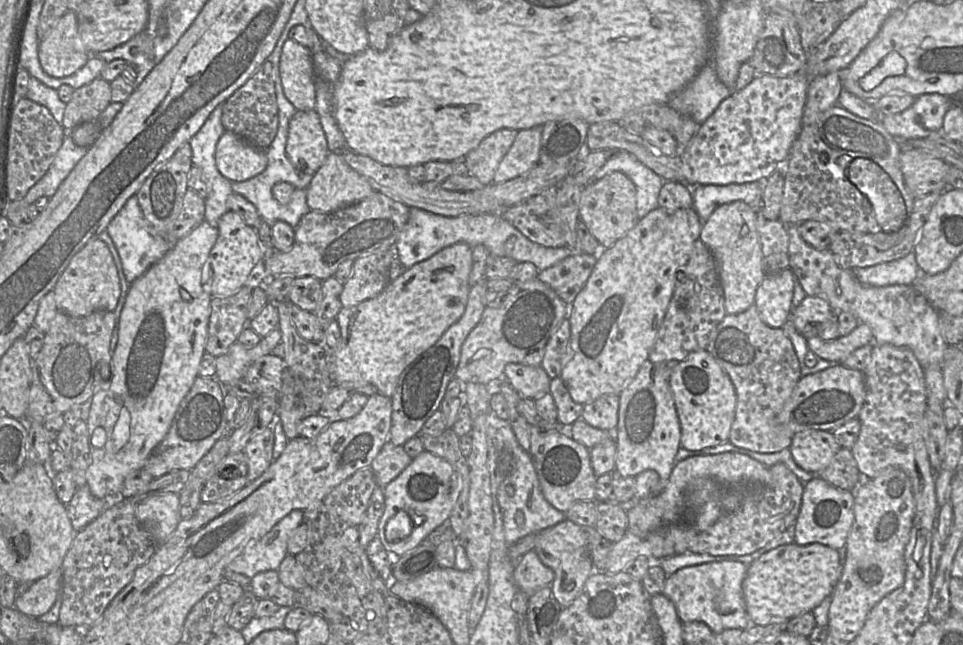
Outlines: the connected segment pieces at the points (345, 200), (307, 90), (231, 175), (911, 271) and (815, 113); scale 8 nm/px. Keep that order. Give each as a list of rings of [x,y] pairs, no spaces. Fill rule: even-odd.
[[[330,152],[322,166],[312,176],[306,189],[306,201],[310,210],[333,212],[367,198],[374,191],[370,182],[353,170],[340,153]]]
[[[289,38],[280,58],[280,75],[285,96],[297,110],[314,110],[316,75],[309,48]]]
[[[225,131],[219,139],[215,161],[219,172],[231,182],[243,182],[259,175],[268,163],[264,149],[230,131]]]
[[[914,252],[898,260],[852,270],[862,284],[876,287],[912,286],[919,276],[919,267]]]
[[[836,72],[812,78],[808,86],[802,125],[814,124],[823,112],[838,105],[841,90],[840,75]]]

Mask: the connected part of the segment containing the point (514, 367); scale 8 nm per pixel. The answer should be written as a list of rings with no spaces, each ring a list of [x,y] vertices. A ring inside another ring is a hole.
[[[509,363],[504,378],[522,396],[535,400],[550,392],[550,378],[541,366]]]

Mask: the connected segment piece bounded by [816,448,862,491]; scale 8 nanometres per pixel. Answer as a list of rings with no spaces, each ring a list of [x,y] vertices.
[[[841,448],[827,468],[816,475],[835,488],[847,491],[855,491],[862,476],[851,450],[846,448]]]

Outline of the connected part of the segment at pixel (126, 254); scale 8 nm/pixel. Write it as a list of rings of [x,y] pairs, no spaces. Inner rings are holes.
[[[136,195],[127,200],[123,208],[111,220],[106,231],[118,251],[123,272],[129,284],[132,284],[150,266],[161,260],[173,246],[173,243],[167,239],[166,235],[156,234],[151,225],[145,220]]]

